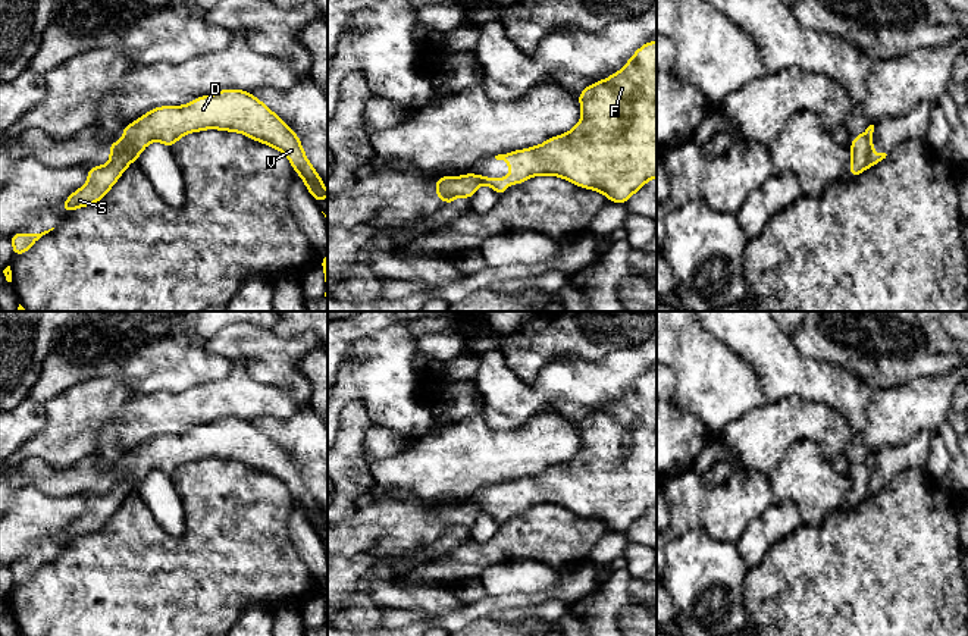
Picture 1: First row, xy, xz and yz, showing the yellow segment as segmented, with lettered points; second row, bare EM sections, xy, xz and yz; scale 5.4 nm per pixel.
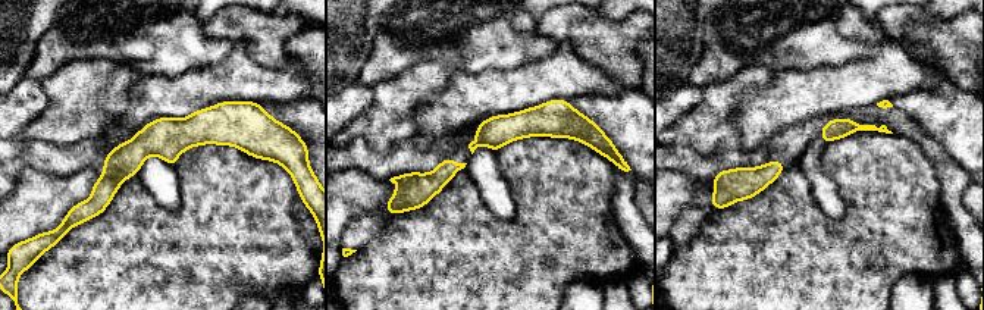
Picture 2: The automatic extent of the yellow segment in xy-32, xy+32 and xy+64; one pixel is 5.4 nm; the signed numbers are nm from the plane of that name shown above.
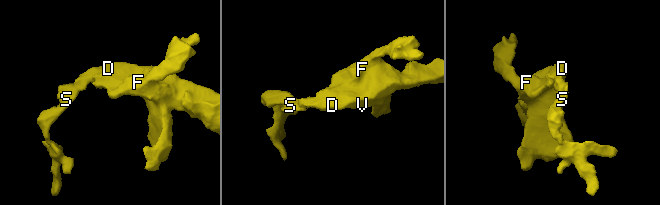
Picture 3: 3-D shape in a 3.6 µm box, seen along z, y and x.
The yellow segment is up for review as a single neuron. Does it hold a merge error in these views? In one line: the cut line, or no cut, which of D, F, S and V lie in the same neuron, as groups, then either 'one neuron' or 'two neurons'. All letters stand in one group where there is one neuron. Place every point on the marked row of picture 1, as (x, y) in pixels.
xy (135, 156), (131, 150), (119, 150), (112, 157) | D F V / S | two neurons

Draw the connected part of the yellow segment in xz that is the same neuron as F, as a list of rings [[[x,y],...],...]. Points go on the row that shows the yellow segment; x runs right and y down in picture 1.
[[[657,41],[639,47],[617,73],[582,90],[579,104],[582,118],[571,131],[541,145],[495,156],[496,160],[510,165],[508,178],[476,173],[464,173],[460,178],[441,176],[435,184],[438,200],[470,200],[480,184],[491,187],[501,197],[508,191],[508,182],[514,187],[532,176],[549,175],[602,192],[611,203],[629,201],[649,179],[657,178]]]

